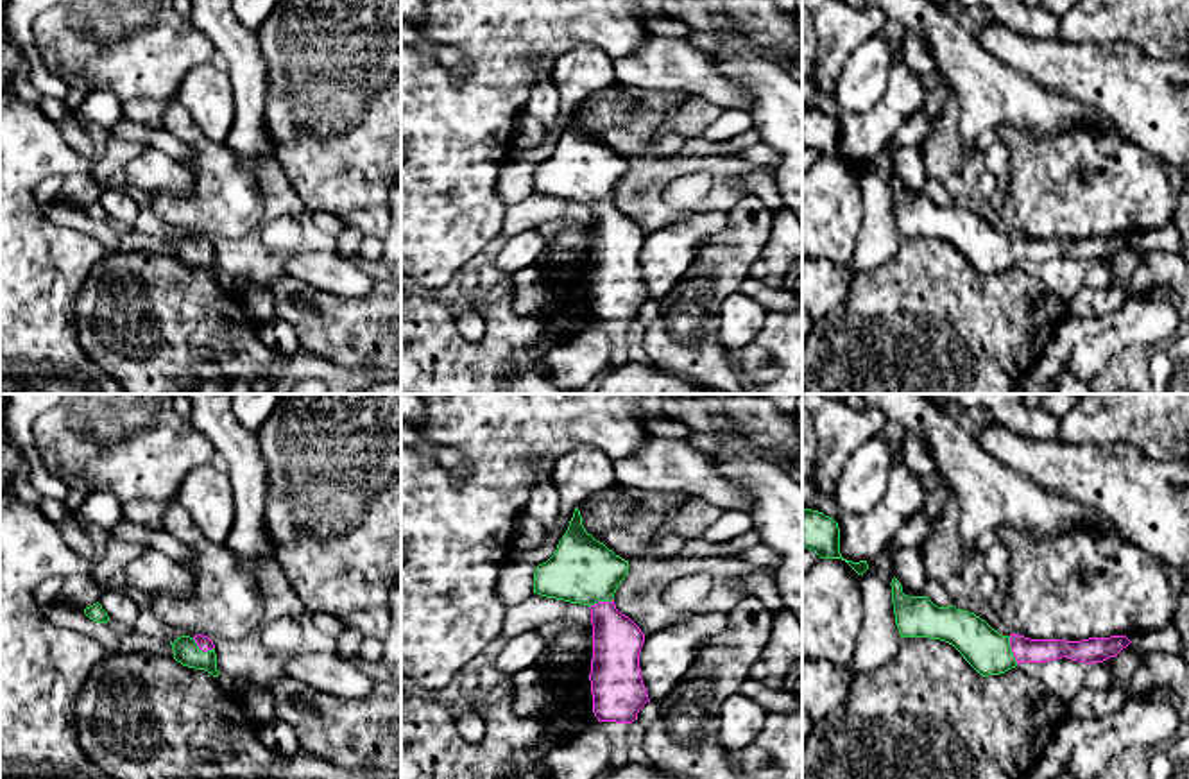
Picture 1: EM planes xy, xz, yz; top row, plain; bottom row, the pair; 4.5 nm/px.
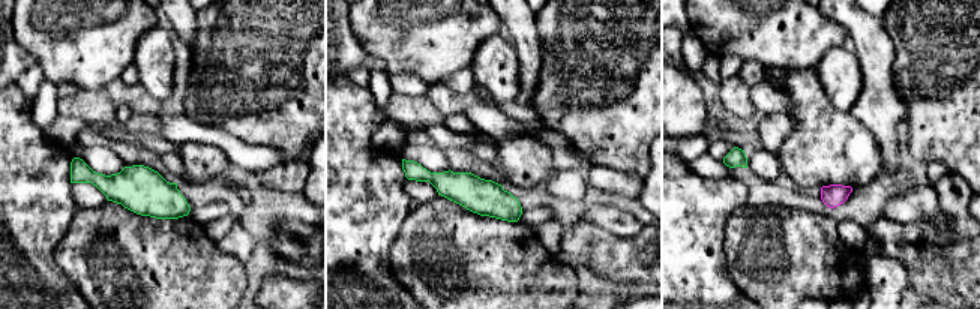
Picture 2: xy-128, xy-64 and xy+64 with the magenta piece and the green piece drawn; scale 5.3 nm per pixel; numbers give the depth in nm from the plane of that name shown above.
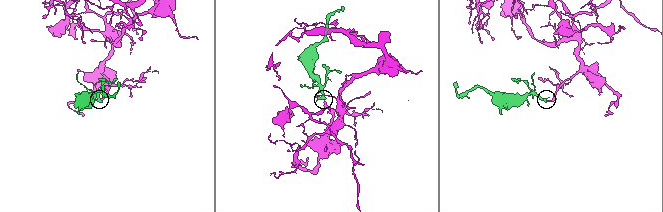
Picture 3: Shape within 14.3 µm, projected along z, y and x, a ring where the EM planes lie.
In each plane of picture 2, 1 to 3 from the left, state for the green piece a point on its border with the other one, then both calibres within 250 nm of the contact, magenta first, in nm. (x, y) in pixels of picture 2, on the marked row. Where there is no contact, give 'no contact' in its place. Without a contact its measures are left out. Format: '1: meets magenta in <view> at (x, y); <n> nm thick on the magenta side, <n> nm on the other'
1: no contact
2: no contact
3: no contact

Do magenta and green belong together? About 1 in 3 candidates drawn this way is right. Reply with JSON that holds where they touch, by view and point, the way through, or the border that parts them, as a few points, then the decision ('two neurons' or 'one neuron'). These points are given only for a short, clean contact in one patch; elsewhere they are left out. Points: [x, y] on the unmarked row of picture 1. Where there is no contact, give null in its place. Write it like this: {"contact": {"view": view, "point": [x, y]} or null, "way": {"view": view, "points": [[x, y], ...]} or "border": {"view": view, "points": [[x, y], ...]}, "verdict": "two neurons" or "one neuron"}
{"contact": {"view": "yz", "point": [1012, 249]}, "way": {"view": "yz", "points": [[1025, 249], [1012, 249], [989, 251]]}, "verdict": "one neuron"}

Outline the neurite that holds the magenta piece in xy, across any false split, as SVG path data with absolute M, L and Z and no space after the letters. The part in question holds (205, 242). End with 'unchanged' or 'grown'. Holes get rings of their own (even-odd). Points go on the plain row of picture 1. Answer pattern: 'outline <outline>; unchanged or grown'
outline M197 233L193 236L181 235L174 242L174 258L183 265L204 269L213 276L218 276L215 244L208 235Z; grown

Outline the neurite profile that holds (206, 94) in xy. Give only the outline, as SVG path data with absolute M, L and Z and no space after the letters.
M211 63L190 70L175 100L190 113L206 140L226 145L235 122L233 84L226 70Z

